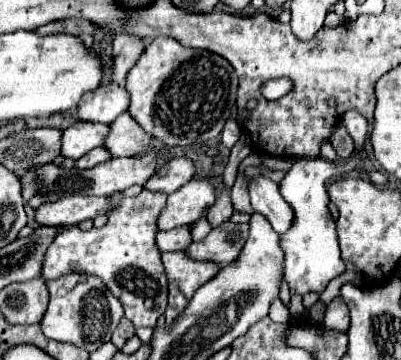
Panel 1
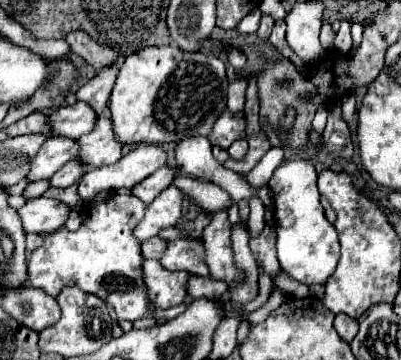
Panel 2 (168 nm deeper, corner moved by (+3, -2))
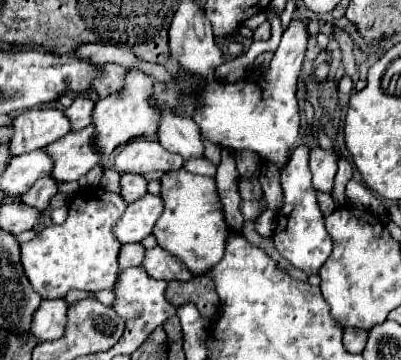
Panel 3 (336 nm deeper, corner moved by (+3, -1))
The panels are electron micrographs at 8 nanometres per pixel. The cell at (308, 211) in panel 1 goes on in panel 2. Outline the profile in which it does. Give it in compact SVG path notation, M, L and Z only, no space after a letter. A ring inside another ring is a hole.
M310 161L284 163L274 171L274 175L268 181L276 207L274 217L278 221L276 227L278 261L290 277L294 277L304 285L316 285L316 283L324 285L328 277L334 273L340 257L338 233L324 215L316 181L318 173Z

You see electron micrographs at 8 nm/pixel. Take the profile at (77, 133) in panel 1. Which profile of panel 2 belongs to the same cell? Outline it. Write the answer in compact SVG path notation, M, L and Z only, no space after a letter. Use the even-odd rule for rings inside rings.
M56 135L48 137L32 161L28 179L30 181L50 179L60 167L76 159L78 153L80 153L80 145L76 145L76 139L56 137Z

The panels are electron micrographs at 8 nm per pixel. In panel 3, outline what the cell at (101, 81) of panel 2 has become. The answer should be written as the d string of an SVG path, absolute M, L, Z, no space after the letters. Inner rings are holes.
M80 96L80 98L74 100L74 104L70 108L64 110L64 114L68 116L74 132L92 124L92 108L94 108L94 102L88 100L86 96Z

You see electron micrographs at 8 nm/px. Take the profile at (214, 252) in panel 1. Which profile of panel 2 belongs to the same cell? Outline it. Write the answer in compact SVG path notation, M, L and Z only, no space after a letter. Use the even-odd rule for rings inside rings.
M200 239L170 241L160 263L170 271L184 269L192 275L208 275L208 265L204 265L204 245Z

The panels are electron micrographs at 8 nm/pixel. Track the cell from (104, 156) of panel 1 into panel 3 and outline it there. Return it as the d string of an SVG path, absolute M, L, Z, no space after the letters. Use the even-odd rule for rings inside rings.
M46 176L46 178L36 180L36 184L22 196L22 202L32 208L40 208L40 212L44 212L48 208L50 198L56 192L58 192L58 184L50 176Z

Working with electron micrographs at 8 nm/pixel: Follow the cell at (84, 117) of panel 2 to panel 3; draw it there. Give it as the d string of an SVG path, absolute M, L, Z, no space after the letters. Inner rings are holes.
M58 108L24 110L12 122L14 134L8 142L10 156L28 154L46 148L70 130L70 122Z

